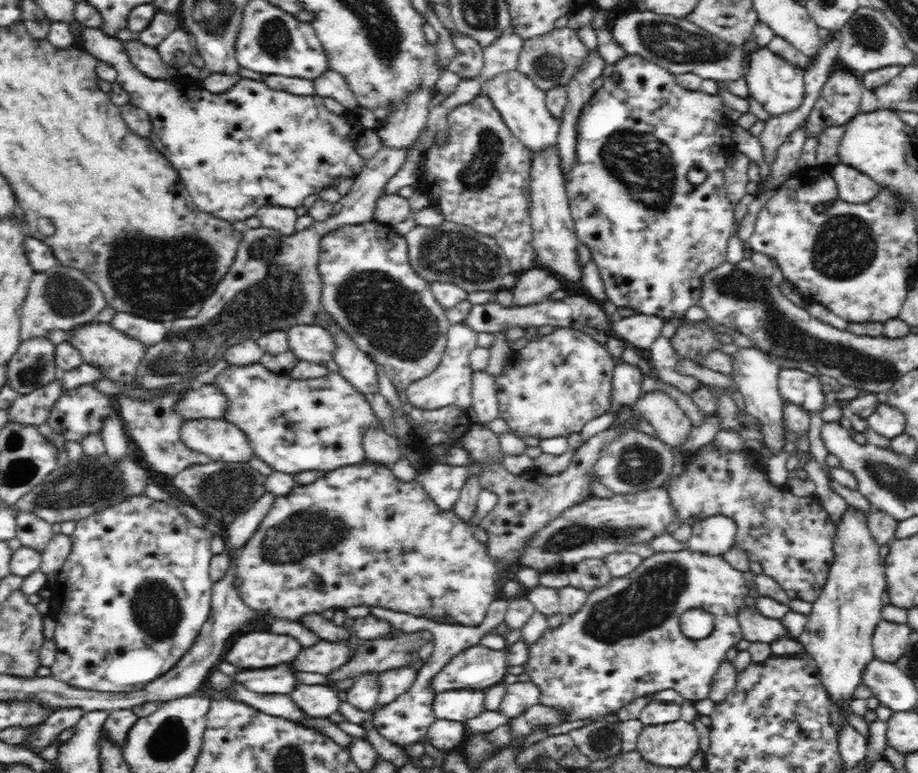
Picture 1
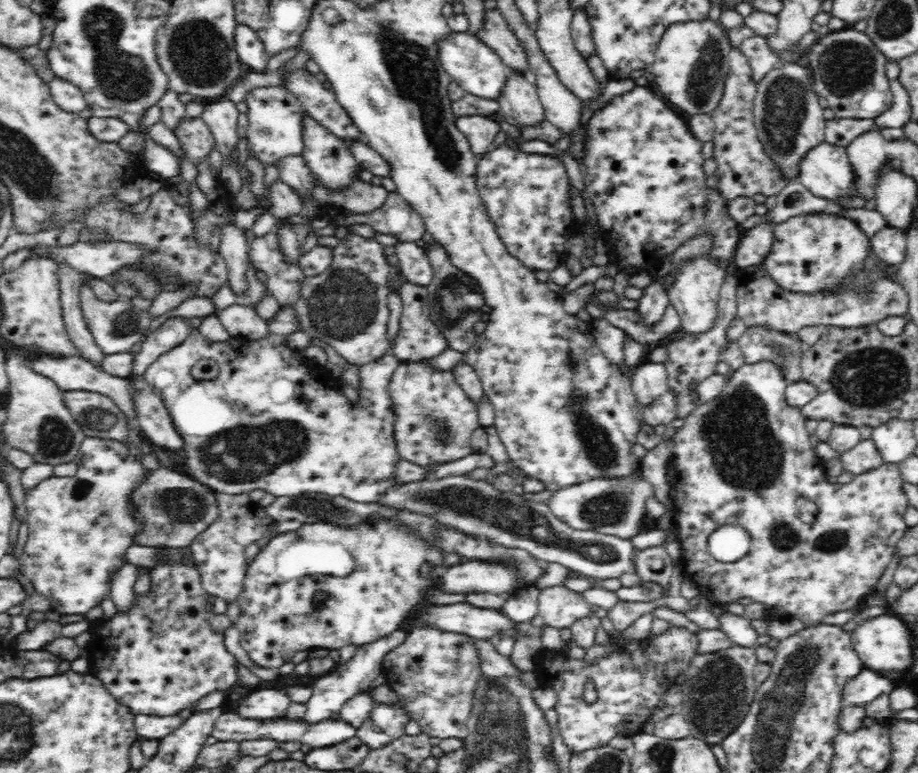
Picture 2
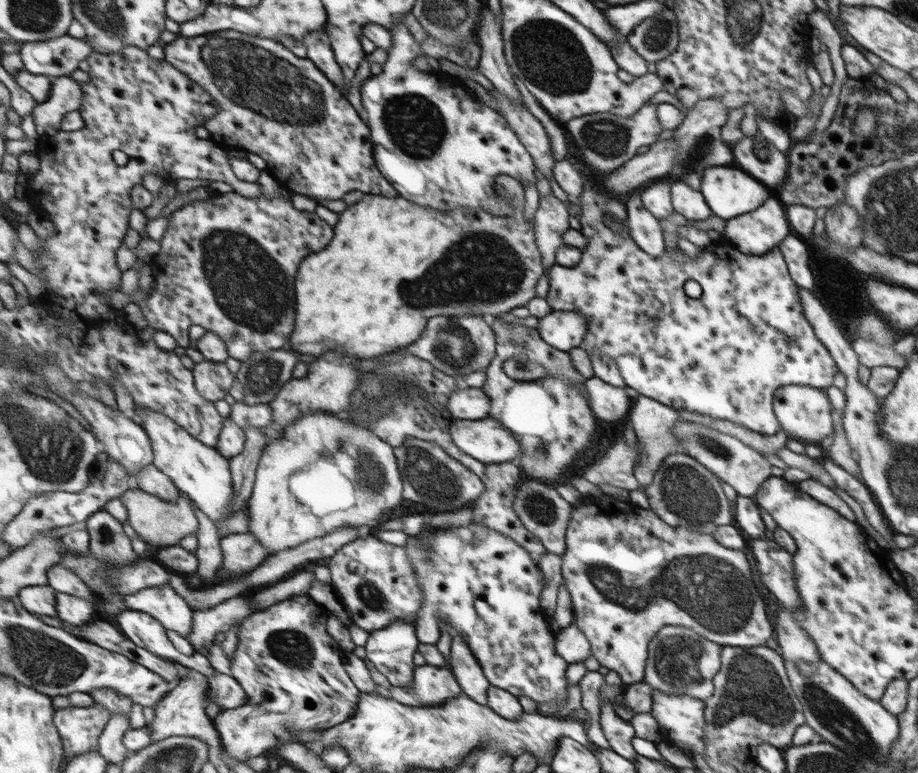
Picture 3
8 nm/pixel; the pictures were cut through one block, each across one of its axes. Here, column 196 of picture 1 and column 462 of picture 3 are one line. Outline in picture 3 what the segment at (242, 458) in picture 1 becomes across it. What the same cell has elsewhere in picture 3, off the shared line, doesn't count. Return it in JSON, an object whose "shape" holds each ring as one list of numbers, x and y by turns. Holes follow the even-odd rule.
{"shape":[[490,416,480,420,456,419,448,430,458,447,486,464,508,462,521,454,520,442,512,431]]}

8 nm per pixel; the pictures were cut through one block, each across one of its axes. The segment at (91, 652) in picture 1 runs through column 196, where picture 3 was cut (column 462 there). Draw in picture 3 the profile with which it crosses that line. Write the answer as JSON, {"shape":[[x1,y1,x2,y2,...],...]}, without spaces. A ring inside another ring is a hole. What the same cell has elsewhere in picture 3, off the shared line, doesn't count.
{"shape":[[477,523,446,530,430,530,426,525,419,535,407,538,404,550,409,554,410,563,417,572,418,582,425,594,425,604,417,622,413,624,420,644,435,645,441,638,441,620,444,620,450,634,451,630,458,630,465,638,491,686,502,688,514,697,528,697,538,705,555,704,558,712,568,694,568,681,564,678,564,668,568,663,554,650,554,636,550,636,548,625,544,624,544,612,540,612,542,582,530,552,516,539]]}

